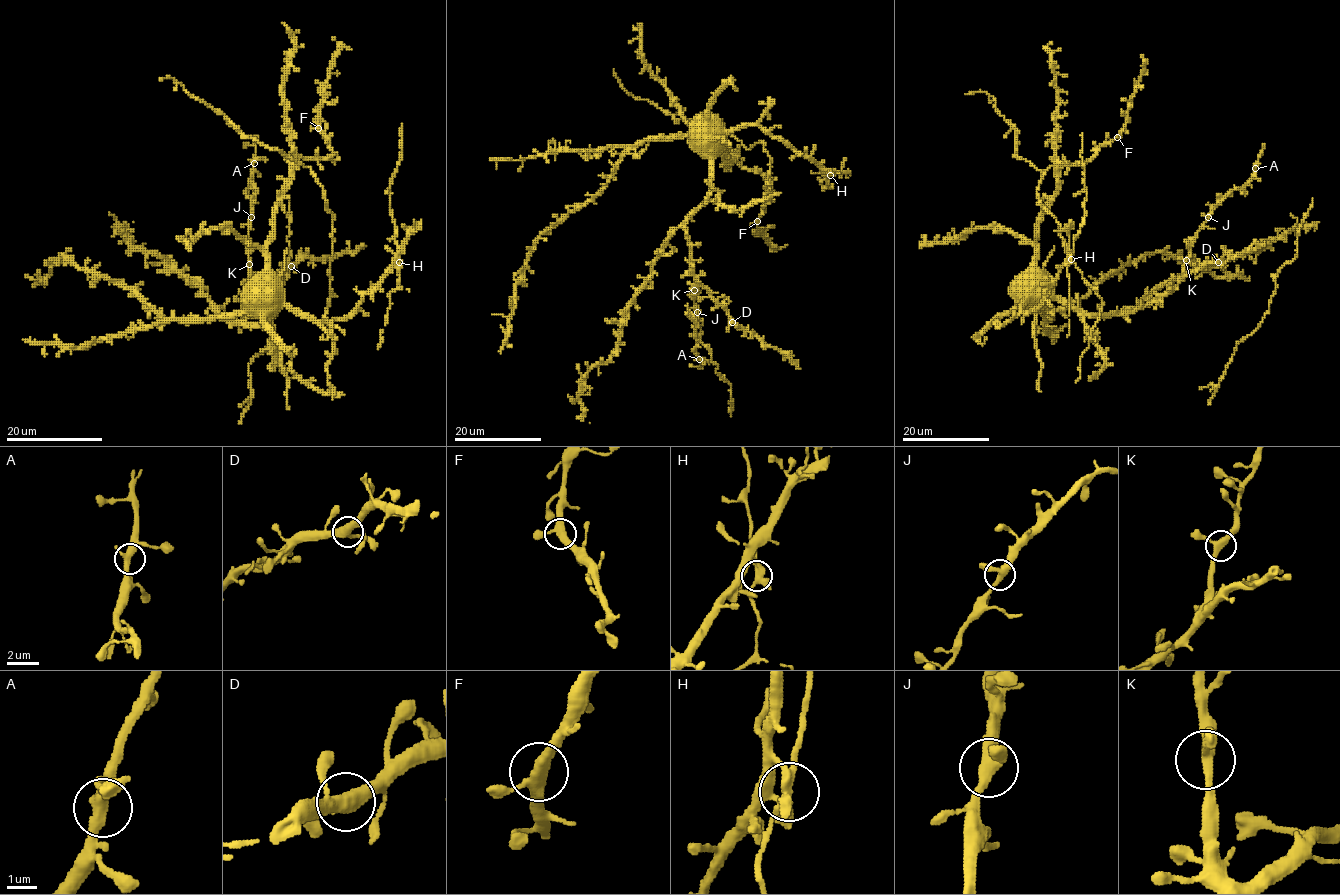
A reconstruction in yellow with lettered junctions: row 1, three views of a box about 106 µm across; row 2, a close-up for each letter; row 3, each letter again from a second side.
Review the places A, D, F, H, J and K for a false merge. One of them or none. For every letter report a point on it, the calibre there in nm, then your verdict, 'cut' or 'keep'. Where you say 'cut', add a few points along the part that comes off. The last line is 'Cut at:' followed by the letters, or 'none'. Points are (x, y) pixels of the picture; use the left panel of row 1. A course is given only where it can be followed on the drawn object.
A: (254, 163) | 320 nm | keep
D: (291, 266) | 400 nm | keep
F: (318, 128) | 360 nm | keep
H: (399, 262) | 320 nm | keep
J: (251, 217) | 360 nm | keep
K: (249, 264) | 320 nm | keep
Cut at: none

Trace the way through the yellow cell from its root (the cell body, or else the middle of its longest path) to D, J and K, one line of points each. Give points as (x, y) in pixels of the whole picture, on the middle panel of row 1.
D: (702, 129), (702, 148), (710, 160), (710, 190), (707, 200), (686, 225), (690, 274), (732, 322)
J: (702, 129), (710, 190), (686, 225), (690, 274), (698, 281), (697, 312)
K: (702, 129), (702, 148), (710, 160), (710, 190), (707, 200), (686, 225), (690, 274), (698, 281), (694, 290)

